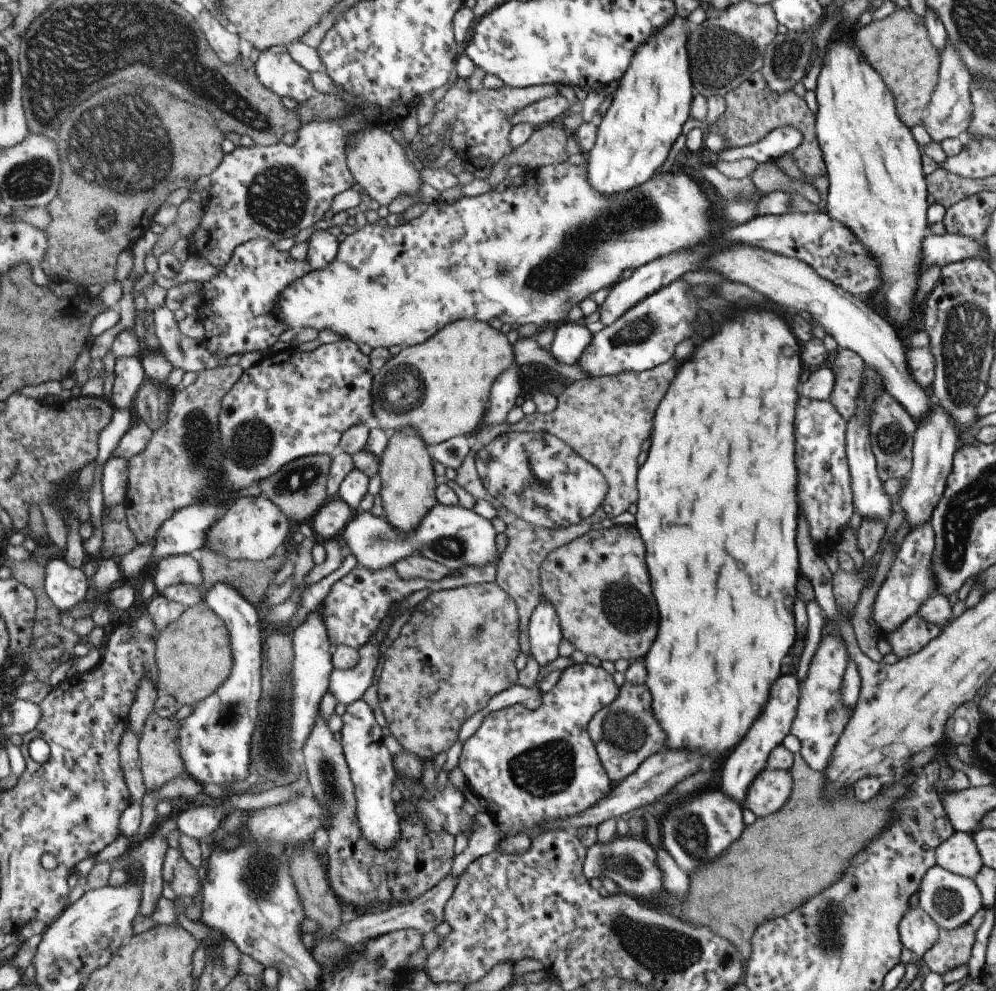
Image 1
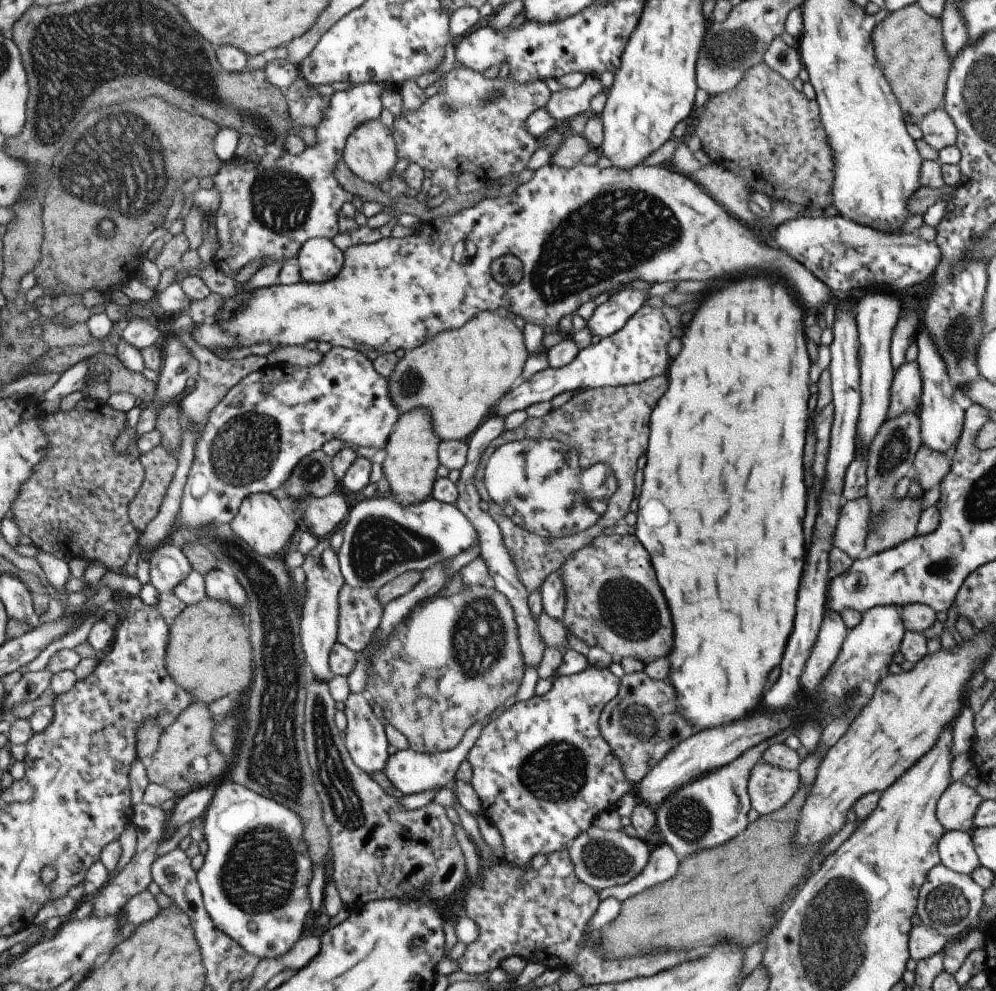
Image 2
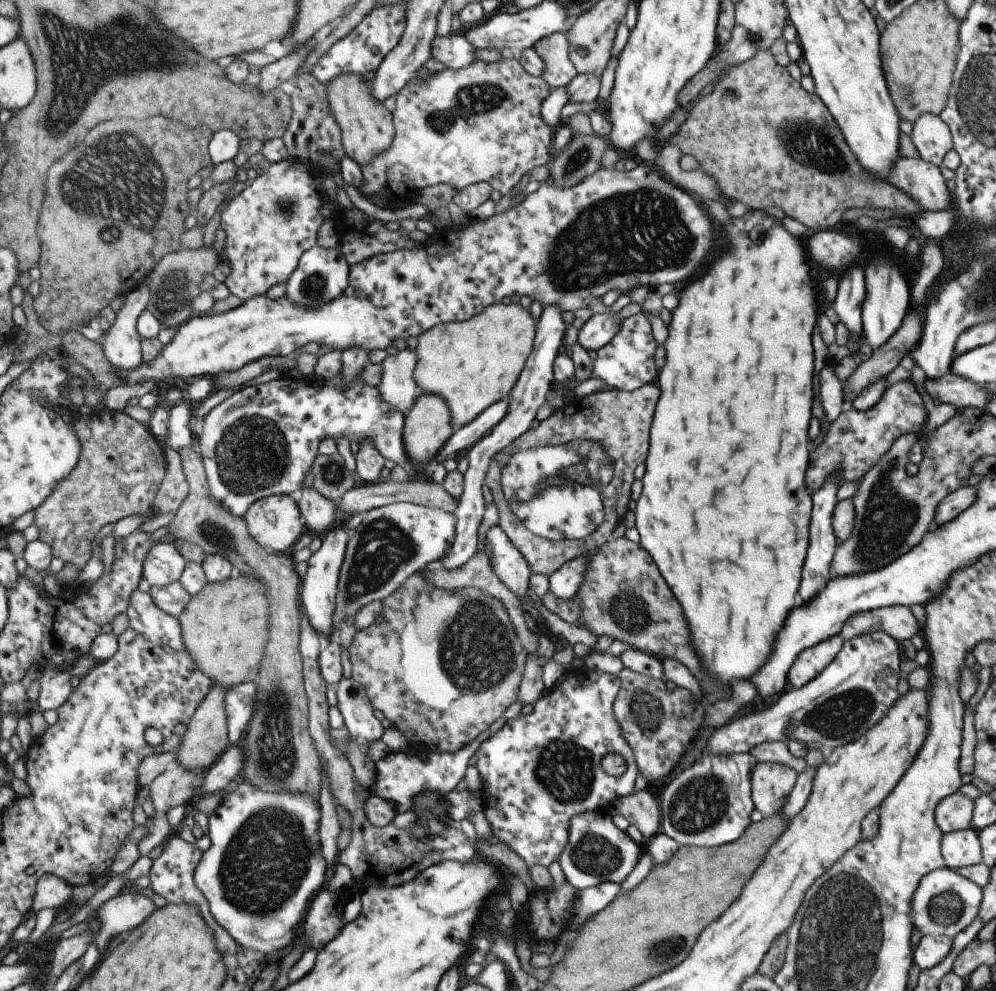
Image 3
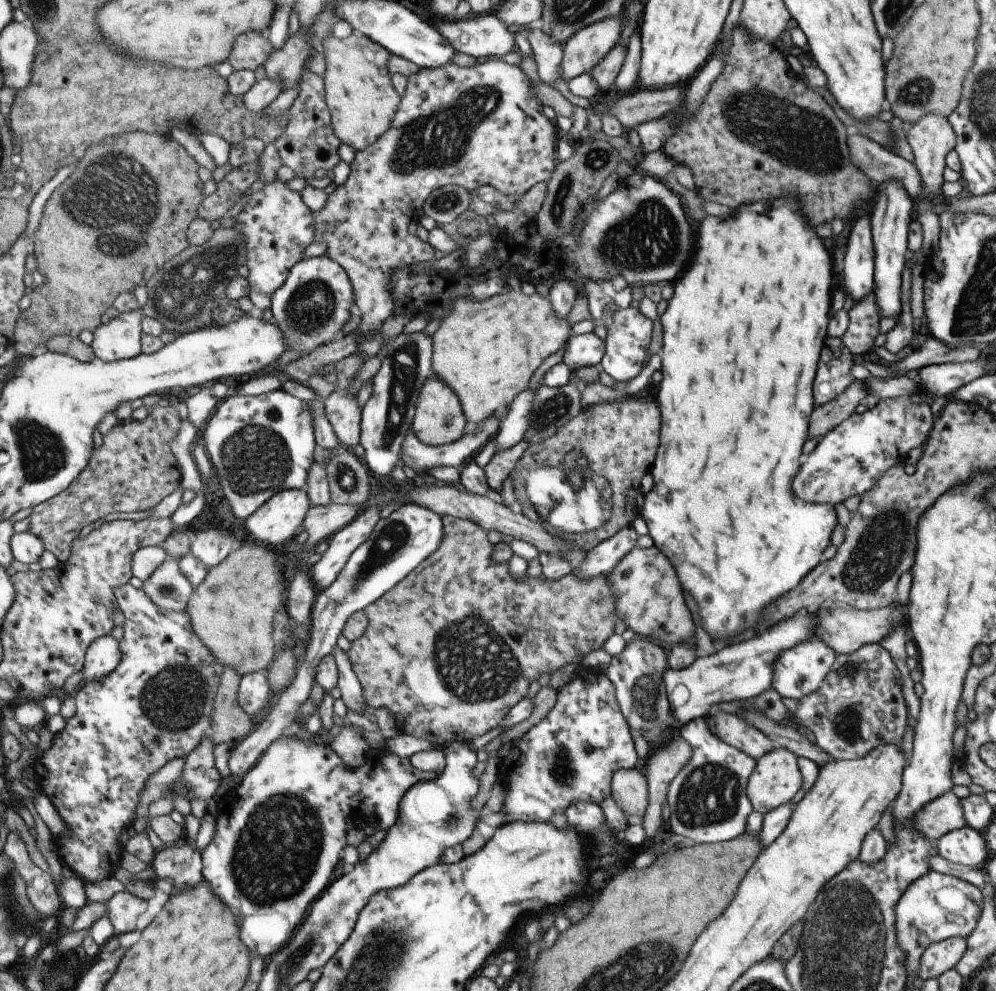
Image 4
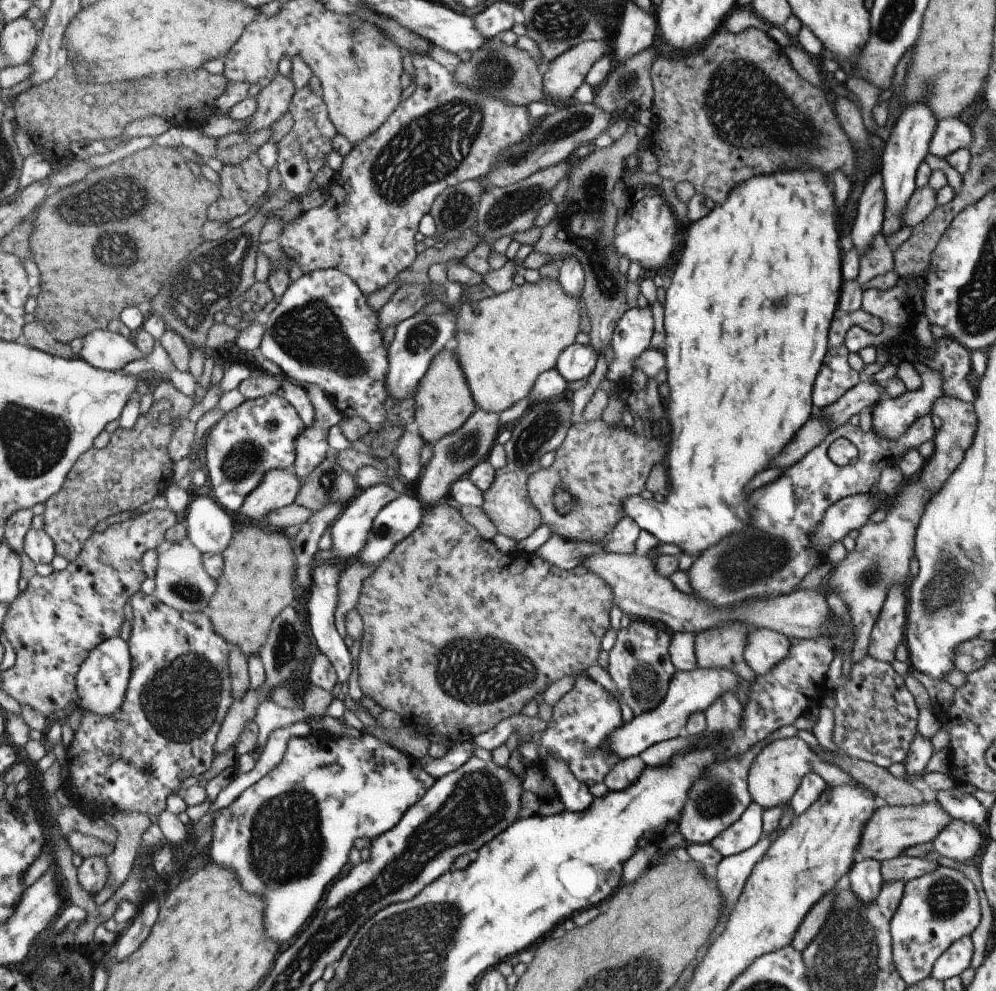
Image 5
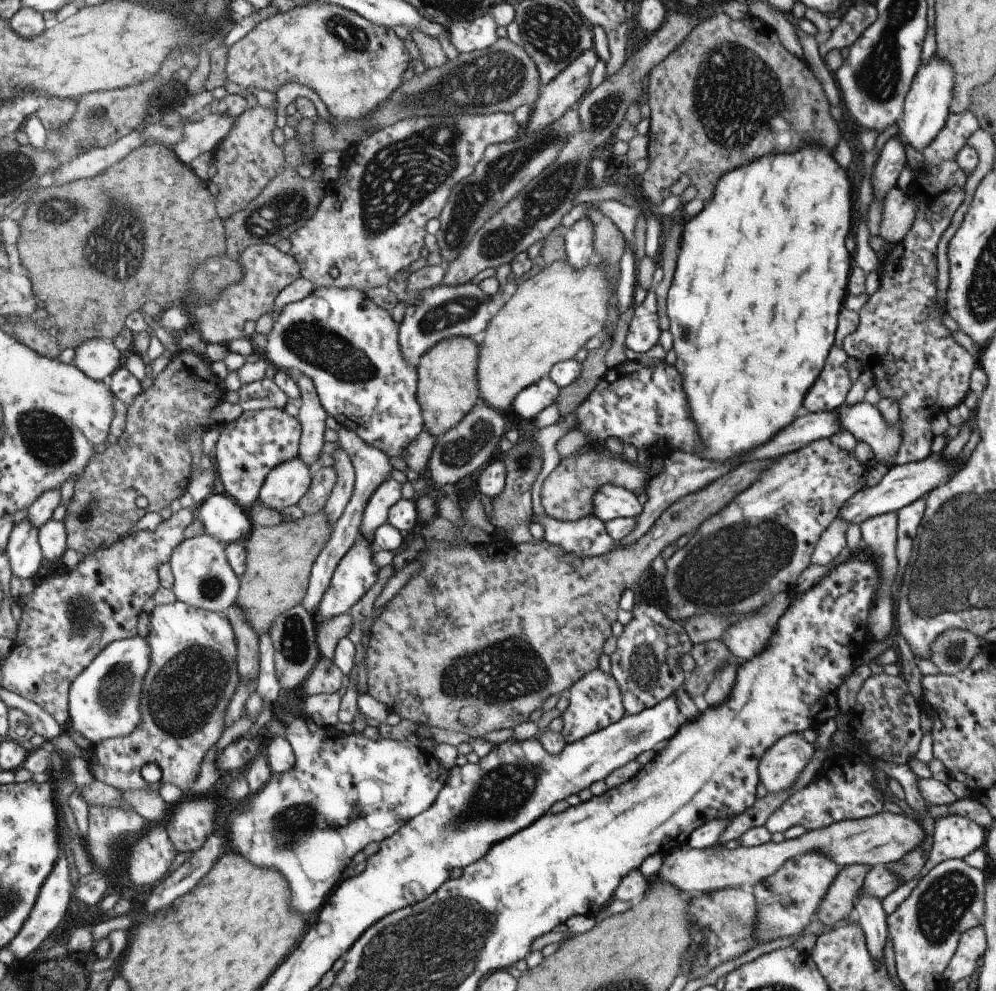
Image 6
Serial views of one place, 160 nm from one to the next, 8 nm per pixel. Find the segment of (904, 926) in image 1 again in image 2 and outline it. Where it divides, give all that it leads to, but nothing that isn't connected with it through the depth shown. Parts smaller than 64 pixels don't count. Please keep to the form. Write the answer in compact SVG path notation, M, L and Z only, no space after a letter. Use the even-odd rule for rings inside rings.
M920 924L910 930L908 953L913 960L920 961L936 955L946 945L947 938L933 927Z

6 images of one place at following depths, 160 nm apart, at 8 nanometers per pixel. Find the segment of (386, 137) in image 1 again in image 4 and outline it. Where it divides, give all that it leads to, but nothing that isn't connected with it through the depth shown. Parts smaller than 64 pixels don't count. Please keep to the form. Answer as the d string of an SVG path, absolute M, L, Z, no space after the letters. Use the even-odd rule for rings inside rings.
M352 31L344 38L327 37L322 42L326 70L326 101L331 111L335 134L343 144L355 151L362 151L373 144L393 124L401 106L403 92L395 88L387 64L391 64L391 52L359 32Z

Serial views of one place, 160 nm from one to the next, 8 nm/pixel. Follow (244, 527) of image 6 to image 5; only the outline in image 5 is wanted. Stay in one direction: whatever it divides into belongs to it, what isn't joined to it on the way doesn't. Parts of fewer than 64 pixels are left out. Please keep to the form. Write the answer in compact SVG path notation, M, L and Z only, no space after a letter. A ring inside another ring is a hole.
M195 497L187 510L188 536L204 553L224 553L235 536L231 513L216 499Z

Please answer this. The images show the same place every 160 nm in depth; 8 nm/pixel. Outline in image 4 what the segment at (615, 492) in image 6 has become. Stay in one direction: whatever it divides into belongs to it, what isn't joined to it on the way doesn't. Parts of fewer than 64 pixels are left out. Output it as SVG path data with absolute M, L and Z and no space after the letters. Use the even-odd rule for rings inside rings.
M783 195L783 198L775 198L775 200L761 200L761 202L753 202L753 204L743 203L739 208L733 209L733 212L729 213L727 218L717 218L717 216L707 216L701 220L699 224L699 230L697 230L697 246L695 246L695 256L691 258L691 264L687 266L687 270L679 276L677 280L677 290L675 290L675 284L673 284L673 296L669 298L665 311L659 316L659 322L661 325L662 332L662 348L659 352L661 358L661 374L663 374L663 380L661 380L661 386L659 386L659 392L657 392L657 404L659 404L659 412L661 412L661 432L659 432L659 448L657 448L657 454L655 454L655 464L651 468L651 476L653 476L653 490L649 494L645 494L643 506L638 509L638 514L645 520L647 528L649 528L649 536L653 541L653 547L657 550L661 550L667 560L675 566L675 572L677 572L677 578L681 582L681 586L691 594L691 598L695 600L697 604L697 610L699 610L699 618L701 618L701 626L707 630L709 636L713 638L729 638L729 636L737 636L741 634L743 630L747 628L753 628L757 618L759 618L759 612L765 604L777 600L779 596L783 596L787 590L795 588L799 584L799 580L817 566L821 560L821 552L827 548L830 544L830 538L837 525L837 519L835 516L835 510L833 505L826 504L815 504L806 503L797 500L791 490L789 490L789 484L791 484L791 478L793 474L797 472L799 468L799 456L801 456L801 446L805 442L805 436L808 436L808 424L811 411L815 406L812 397L812 382L816 373L817 358L819 358L824 338L826 337L827 324L827 312L829 312L829 286L831 286L831 258L829 258L829 252L825 250L823 246L823 240L815 234L813 226L807 224L803 220L803 216L799 216L799 212L795 212L797 208L797 200L793 195Z

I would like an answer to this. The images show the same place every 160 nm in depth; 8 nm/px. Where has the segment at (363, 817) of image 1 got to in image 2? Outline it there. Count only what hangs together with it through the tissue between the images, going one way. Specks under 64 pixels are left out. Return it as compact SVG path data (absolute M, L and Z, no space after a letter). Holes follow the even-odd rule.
M349 693L343 701L346 717L346 748L353 761L363 772L375 772L386 766L387 741L383 725L371 711L371 702L366 694Z

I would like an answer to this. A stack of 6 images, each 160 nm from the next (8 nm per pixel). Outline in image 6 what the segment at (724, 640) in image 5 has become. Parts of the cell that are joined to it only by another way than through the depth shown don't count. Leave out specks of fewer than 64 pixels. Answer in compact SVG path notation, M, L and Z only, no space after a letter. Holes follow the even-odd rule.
M721 640L694 644L689 654L695 661L694 669L686 674L681 689L690 697L701 696L709 686L714 672L731 656Z

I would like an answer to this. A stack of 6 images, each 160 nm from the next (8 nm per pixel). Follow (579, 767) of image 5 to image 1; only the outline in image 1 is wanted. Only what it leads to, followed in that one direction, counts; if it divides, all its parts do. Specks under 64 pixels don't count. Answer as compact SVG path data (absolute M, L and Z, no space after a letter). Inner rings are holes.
M588 663L572 664L560 672L557 683L540 697L540 705L536 709L529 709L524 704L515 703L508 707L500 707L496 711L490 712L484 716L477 730L462 744L461 753L458 757L456 766L463 772L466 779L466 785L470 787L475 794L478 794L485 800L487 814L492 818L498 829L505 836L515 836L515 834L526 834L529 836L529 830L541 820L546 814L563 813L583 810L583 808L592 807L600 800L603 800L612 789L613 782L607 776L607 773L601 766L597 756L594 742L587 734L587 723L591 717L604 706L607 706L618 695L618 687L615 685L611 675L600 666L592 666Z

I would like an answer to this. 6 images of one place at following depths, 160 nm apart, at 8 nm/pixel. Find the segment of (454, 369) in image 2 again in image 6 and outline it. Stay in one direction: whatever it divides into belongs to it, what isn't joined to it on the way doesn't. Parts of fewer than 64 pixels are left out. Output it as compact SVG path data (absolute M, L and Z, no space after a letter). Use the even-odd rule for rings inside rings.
M565 259L553 261L517 285L515 293L489 319L485 330L477 338L479 346L476 379L479 396L484 403L501 413L509 411L511 401L519 391L545 377L555 363L573 359L591 336L602 333L608 318L609 286L604 268L593 263L593 260L582 266L582 269L575 270Z

